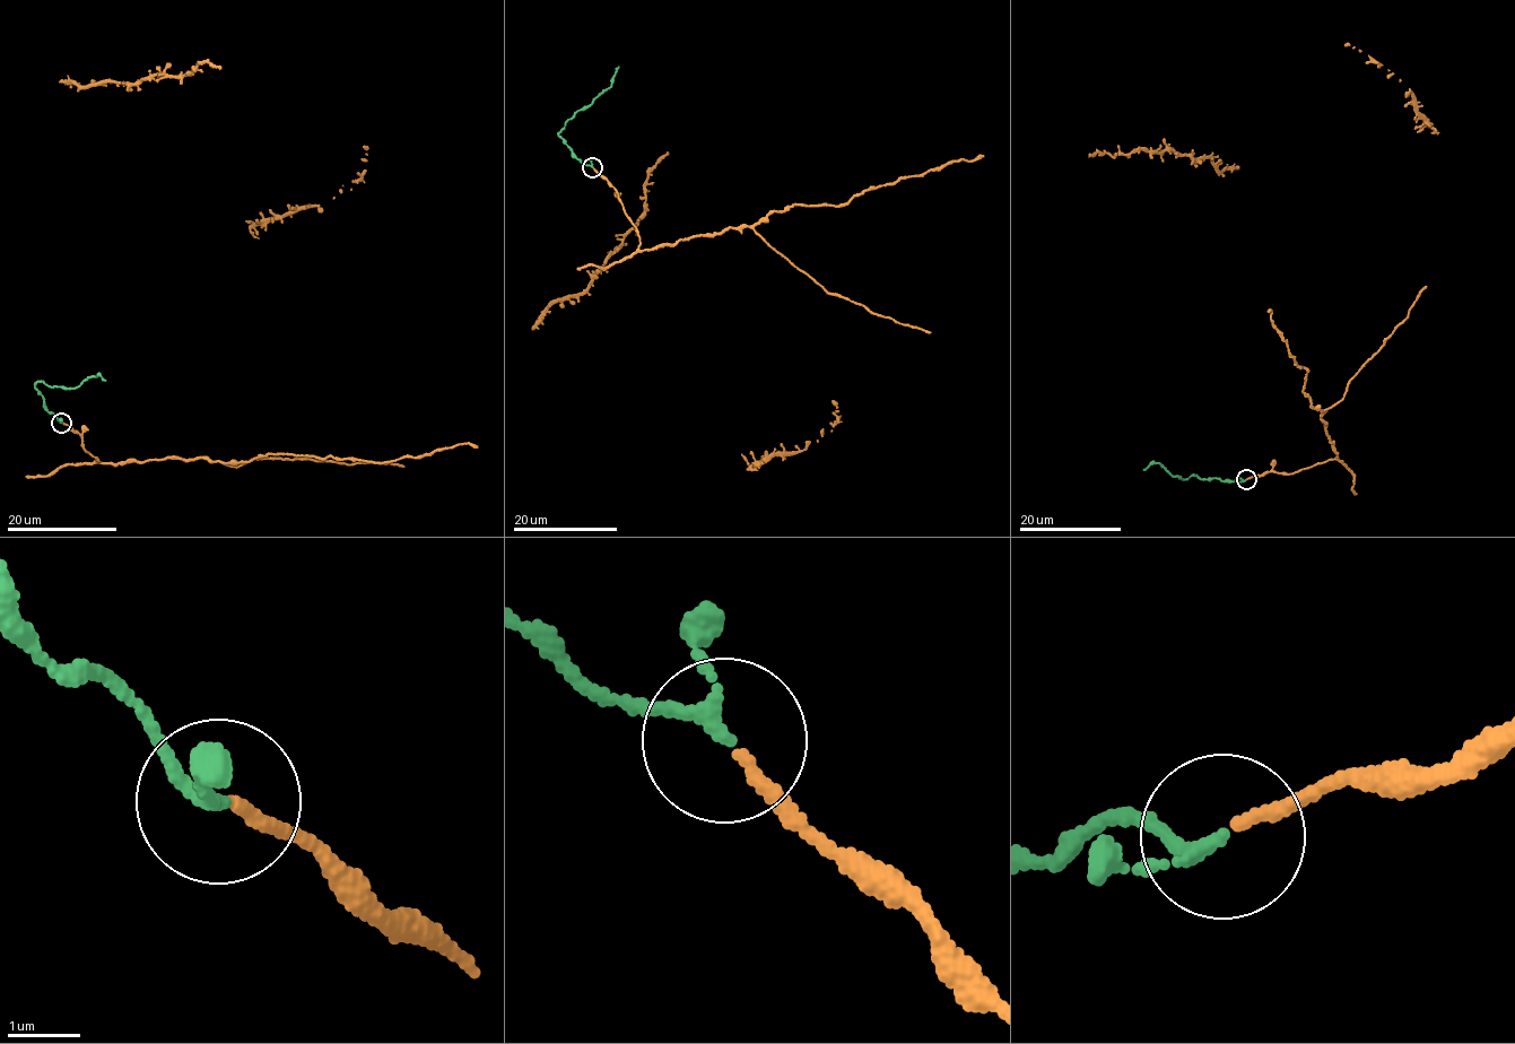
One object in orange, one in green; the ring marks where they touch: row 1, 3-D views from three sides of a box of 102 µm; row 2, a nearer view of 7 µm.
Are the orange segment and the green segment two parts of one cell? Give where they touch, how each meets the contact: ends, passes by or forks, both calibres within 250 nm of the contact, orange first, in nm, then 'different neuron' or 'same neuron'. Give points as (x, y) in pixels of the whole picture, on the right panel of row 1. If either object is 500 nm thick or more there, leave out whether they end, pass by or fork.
(1246, 479) | orange ends | green passes by | 170/160 nm | same neuron

